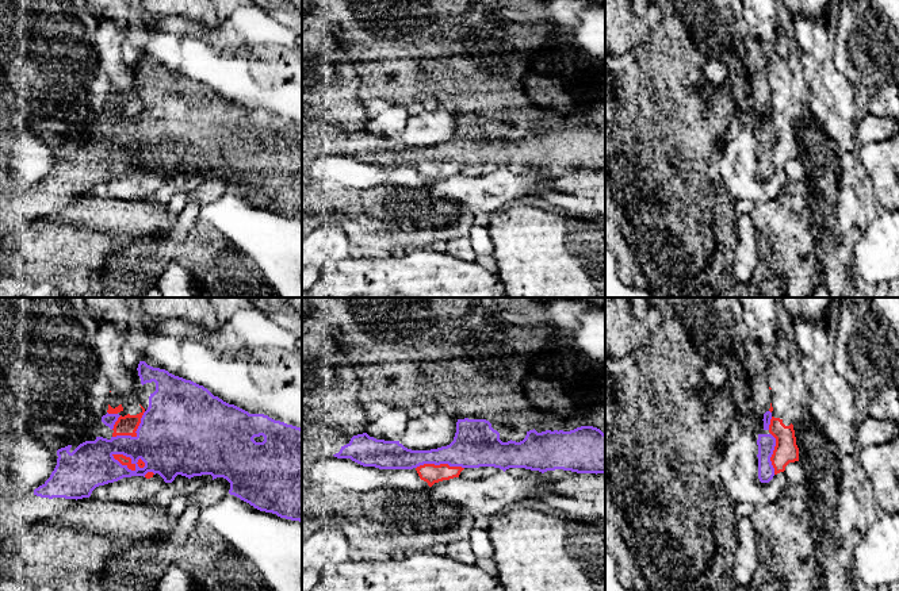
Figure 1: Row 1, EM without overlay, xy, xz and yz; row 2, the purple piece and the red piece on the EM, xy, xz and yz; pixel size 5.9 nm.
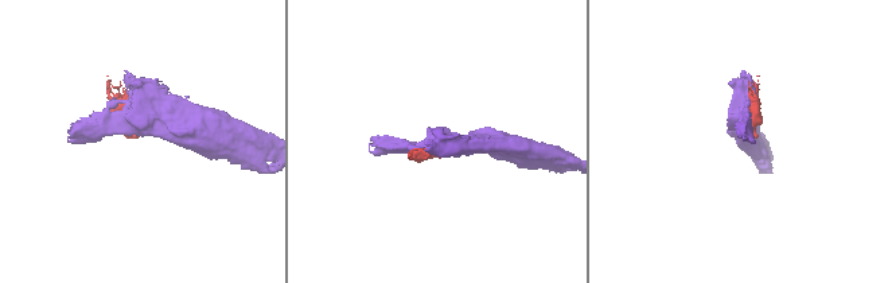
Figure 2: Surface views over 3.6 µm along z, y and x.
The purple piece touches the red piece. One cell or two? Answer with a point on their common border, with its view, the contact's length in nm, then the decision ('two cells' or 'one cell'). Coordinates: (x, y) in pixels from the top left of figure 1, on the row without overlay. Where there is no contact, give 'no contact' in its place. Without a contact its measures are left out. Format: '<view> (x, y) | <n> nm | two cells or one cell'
xy (129, 153) | 220 nm | two cells

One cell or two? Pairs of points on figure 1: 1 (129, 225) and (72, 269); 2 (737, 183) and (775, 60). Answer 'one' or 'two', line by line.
1: one
2: one

